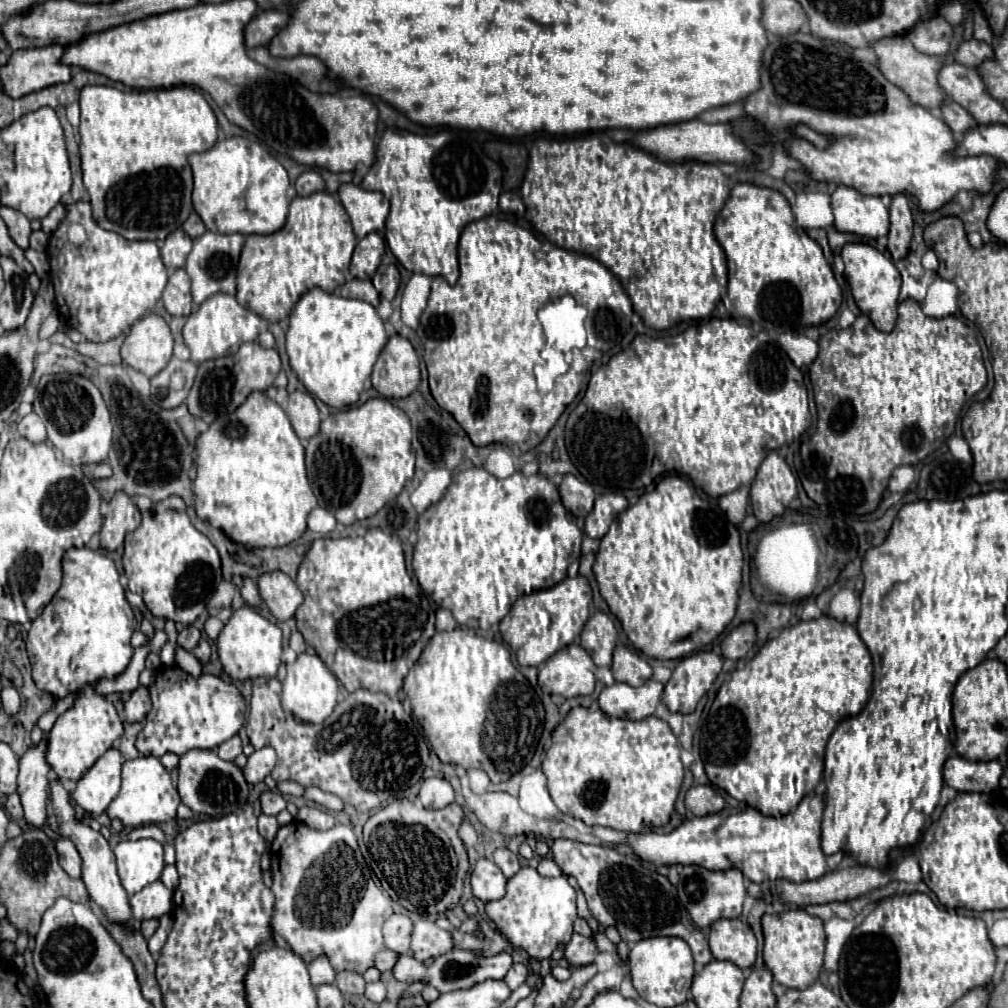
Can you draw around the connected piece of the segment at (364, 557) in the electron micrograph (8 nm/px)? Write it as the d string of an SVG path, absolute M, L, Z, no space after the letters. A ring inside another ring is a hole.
M369 529L363 537L315 539L299 567L295 583L305 597L295 613L297 629L343 687L349 693L369 689L395 697L407 671L415 665L423 647L435 635L435 615L433 611L421 609L421 591L413 585L405 569L399 537L383 533L381 529Z

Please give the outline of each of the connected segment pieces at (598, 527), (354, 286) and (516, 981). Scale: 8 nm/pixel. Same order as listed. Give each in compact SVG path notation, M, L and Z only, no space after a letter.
M606 493L595 499L593 511L585 517L585 533L591 539L601 539L613 519L627 509L629 503L623 493Z
M351 279L347 281L343 287L341 287L341 295L347 298L361 299L361 301L367 301L371 303L373 307L379 305L379 293L375 291L373 283L369 279L361 281L361 279Z
M515 963L515 965L507 971L507 975L505 975L505 983L509 985L511 991L515 991L521 983L525 983L527 975L529 975L527 965L523 965L523 963Z

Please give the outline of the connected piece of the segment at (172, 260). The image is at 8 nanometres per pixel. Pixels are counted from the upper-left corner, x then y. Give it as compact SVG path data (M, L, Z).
M175 229L161 243L161 257L169 271L175 271L185 265L185 259L191 251L191 237L183 229Z

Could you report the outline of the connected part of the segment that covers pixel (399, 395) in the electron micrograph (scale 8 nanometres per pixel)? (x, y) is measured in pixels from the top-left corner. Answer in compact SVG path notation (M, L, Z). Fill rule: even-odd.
M395 335L387 341L373 367L371 381L379 395L387 399L403 399L417 389L421 381L419 359L405 337Z

